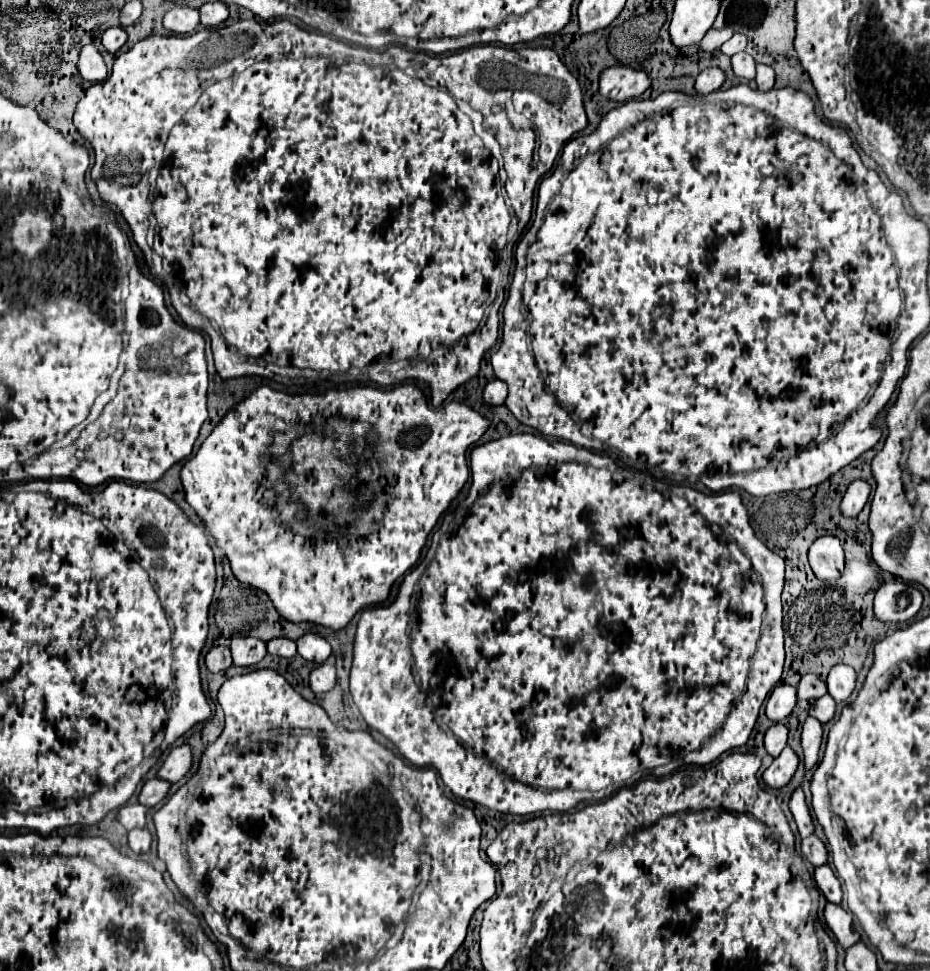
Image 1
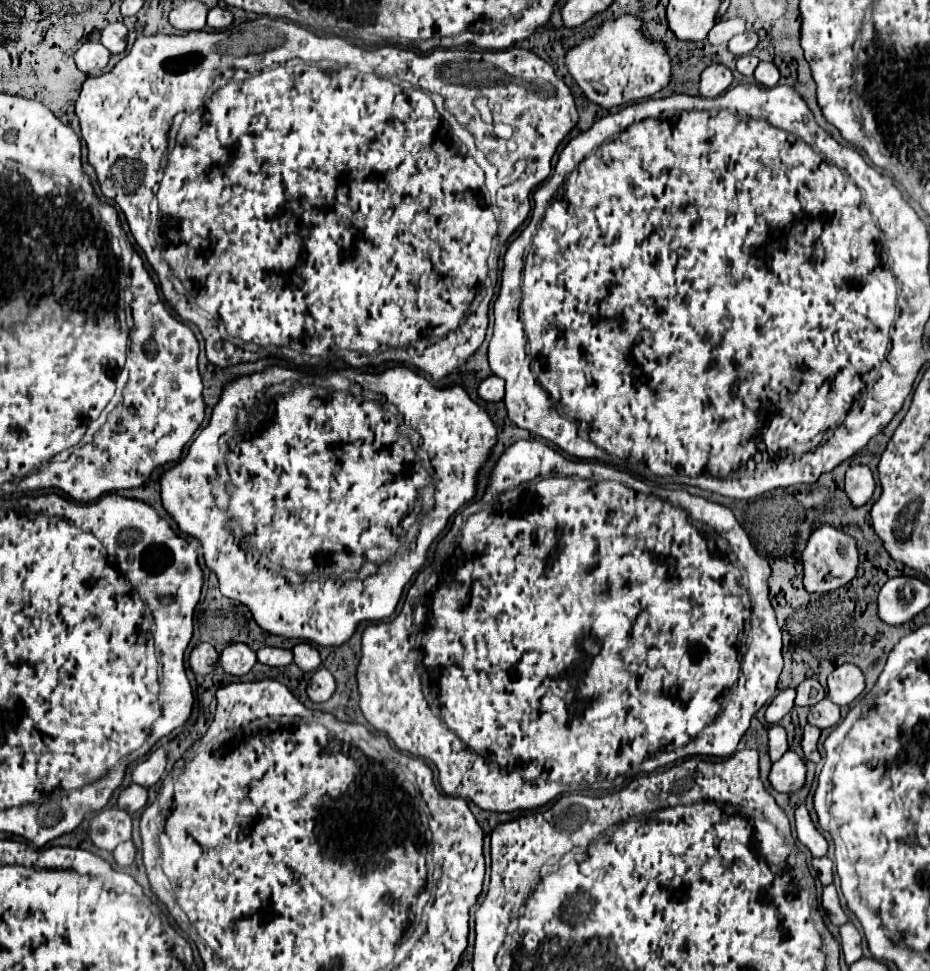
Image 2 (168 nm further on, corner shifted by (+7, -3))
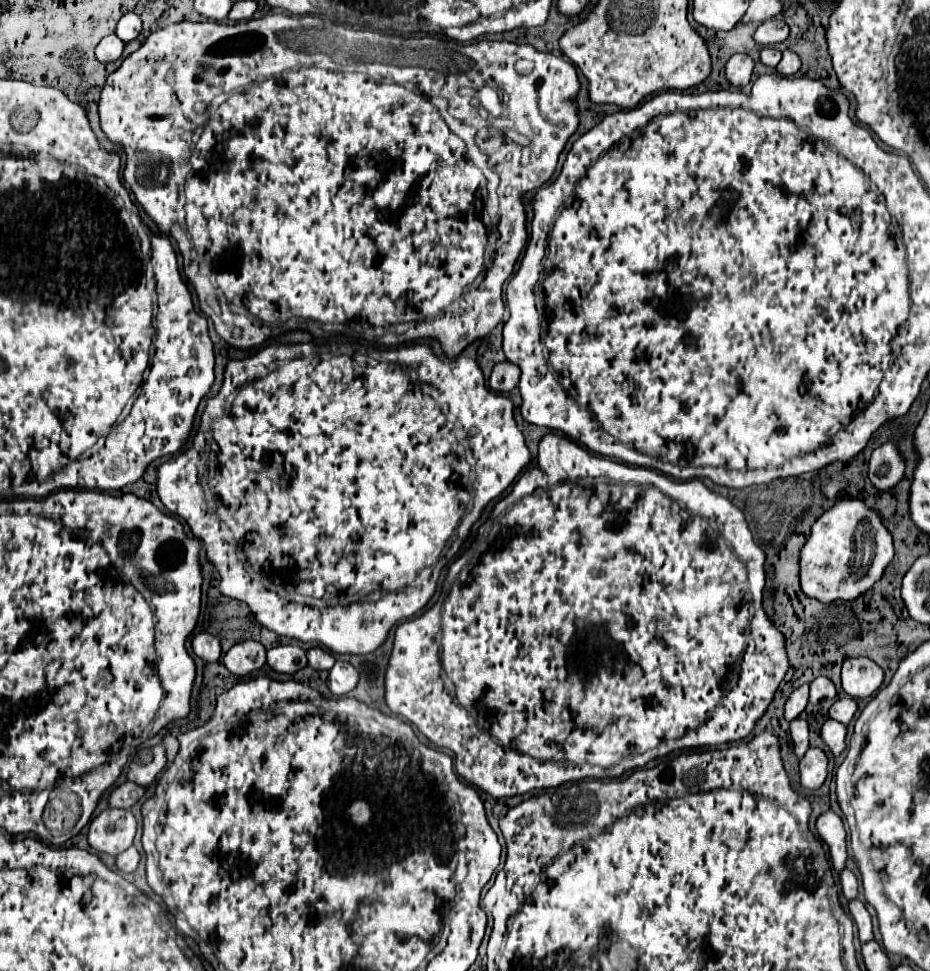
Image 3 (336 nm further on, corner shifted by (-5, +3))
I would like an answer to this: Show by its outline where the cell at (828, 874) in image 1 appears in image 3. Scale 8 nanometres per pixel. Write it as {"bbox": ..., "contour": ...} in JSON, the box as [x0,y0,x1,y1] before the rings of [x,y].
{"bbox":[848,900,872,942],"contour":[[[848,900],[848,908],[850,908],[850,914],[858,926],[858,938],[860,942],[868,942],[872,940],[872,920],[870,920],[870,914],[866,910],[866,906],[860,902],[860,900]]]}

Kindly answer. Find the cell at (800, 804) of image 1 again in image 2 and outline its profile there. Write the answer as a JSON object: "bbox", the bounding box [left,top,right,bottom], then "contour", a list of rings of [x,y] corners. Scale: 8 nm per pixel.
{"bbox":[796,806,828,858],"contour":[[[800,806],[796,810],[796,832],[798,840],[812,852],[814,858],[822,858],[828,852],[828,842],[826,838],[818,832],[818,828],[812,822],[812,816],[806,806]]]}

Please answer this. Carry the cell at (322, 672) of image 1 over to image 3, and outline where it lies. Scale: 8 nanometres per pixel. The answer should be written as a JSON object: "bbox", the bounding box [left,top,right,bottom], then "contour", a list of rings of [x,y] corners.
{"bbox":[328,662,358,696],"contour":[[[336,662],[328,676],[328,688],[334,696],[344,696],[358,684],[358,672],[348,662]]]}

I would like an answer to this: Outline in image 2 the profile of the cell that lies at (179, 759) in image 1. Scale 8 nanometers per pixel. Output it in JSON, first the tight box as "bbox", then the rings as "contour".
{"bbox":[132,748,166,788],"contour":[[[158,748],[146,760],[138,762],[132,768],[132,782],[140,784],[144,788],[154,786],[162,778],[164,770],[166,770],[166,750]]]}

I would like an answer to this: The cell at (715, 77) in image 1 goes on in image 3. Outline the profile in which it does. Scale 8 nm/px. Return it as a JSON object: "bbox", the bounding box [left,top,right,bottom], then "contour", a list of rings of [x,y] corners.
{"bbox":[726,54,754,86],"contour":[[[734,54],[728,62],[726,62],[726,80],[732,86],[746,86],[750,82],[752,76],[752,68],[754,68],[754,60],[748,54]]]}

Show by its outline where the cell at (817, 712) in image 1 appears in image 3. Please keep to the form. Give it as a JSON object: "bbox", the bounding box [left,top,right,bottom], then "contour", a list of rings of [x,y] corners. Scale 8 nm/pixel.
{"bbox":[830,698,856,724],"contour":[[[838,698],[832,706],[830,706],[830,718],[832,720],[838,720],[842,724],[848,724],[856,712],[856,702],[852,698]]]}

